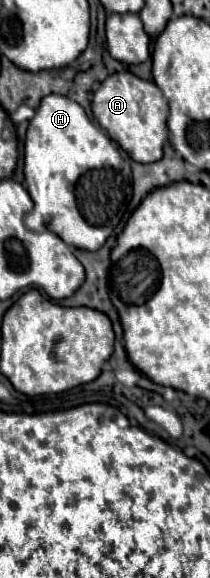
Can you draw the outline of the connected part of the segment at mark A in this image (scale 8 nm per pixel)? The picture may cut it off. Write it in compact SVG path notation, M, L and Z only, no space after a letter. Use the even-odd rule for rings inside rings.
M130 71L108 75L94 93L92 113L110 139L114 139L134 161L154 163L162 159L162 149L168 139L168 105L154 81L144 81Z

